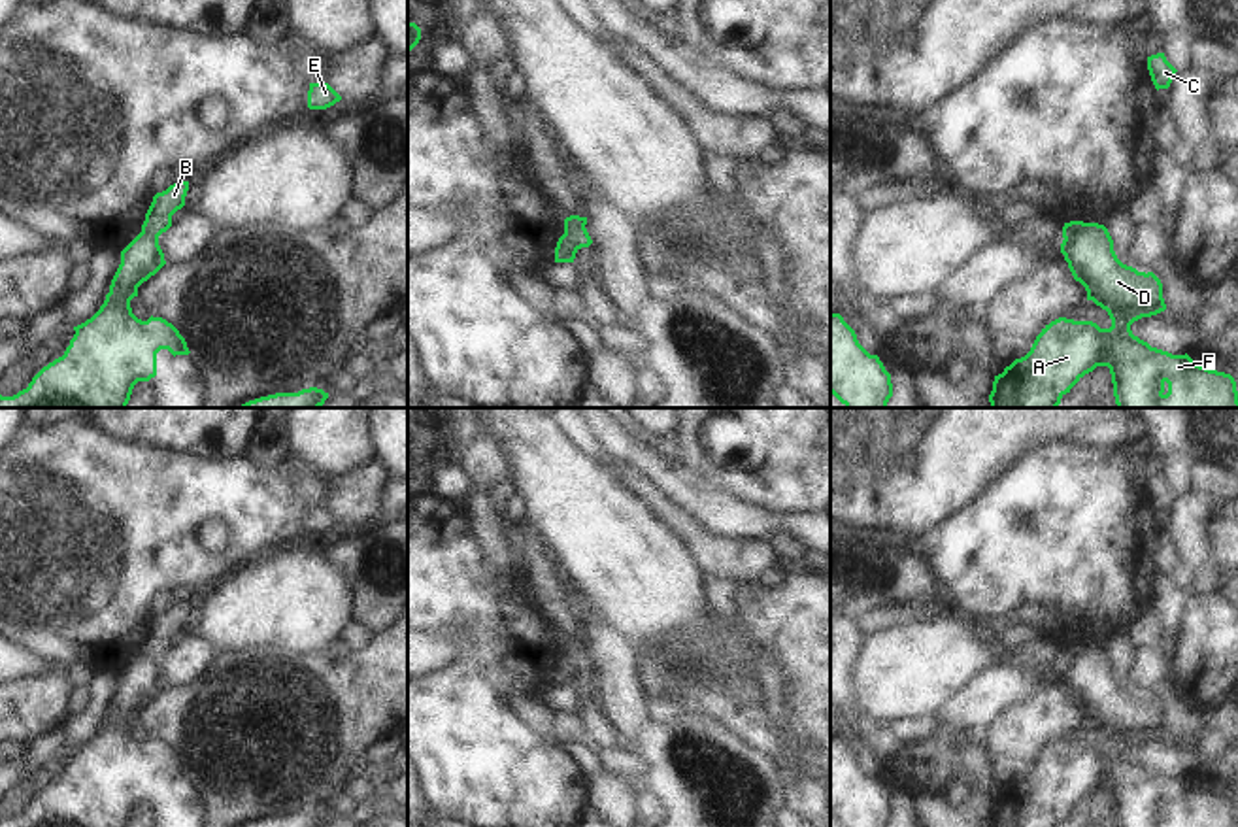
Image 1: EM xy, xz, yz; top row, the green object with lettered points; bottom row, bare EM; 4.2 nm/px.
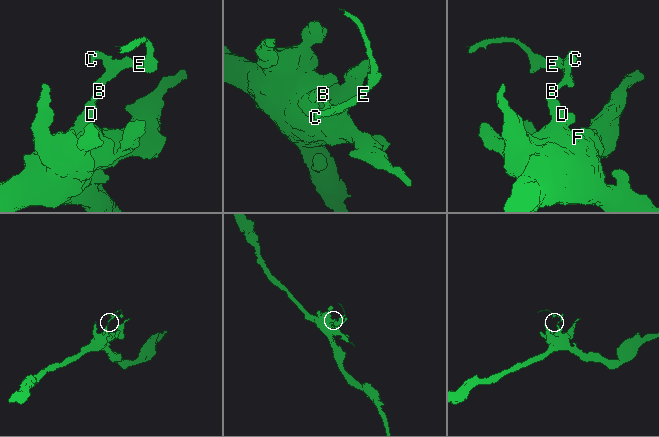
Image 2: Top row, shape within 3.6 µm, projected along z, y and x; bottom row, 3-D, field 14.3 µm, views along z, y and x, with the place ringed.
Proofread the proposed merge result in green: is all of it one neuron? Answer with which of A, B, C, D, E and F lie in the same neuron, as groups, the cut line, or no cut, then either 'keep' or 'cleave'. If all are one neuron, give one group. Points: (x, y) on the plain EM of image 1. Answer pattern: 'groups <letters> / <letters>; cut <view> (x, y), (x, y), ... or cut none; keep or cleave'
groups A D F / B C E; cut yz (1086, 646), (1065, 663); cleave

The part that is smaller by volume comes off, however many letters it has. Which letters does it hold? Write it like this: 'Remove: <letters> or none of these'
Remove: B, C, E

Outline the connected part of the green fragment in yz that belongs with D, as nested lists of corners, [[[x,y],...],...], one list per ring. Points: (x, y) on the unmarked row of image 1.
[[[1085,646],[1074,661],[1062,663],[1061,676],[1064,678],[1074,702],[1085,710],[1087,723],[1093,723],[1108,734],[1112,750],[1100,751],[1093,744],[1074,744],[1066,740],[1051,744],[1036,759],[1025,780],[1015,782],[1002,797],[995,799],[993,814],[989,818],[991,827],[1061,827],[1061,821],[1096,789],[1110,791],[1115,827],[1238,827],[1236,804],[1230,797],[1200,789],[1187,776],[1172,778],[1151,770],[1132,757],[1130,748],[1134,744],[1166,733],[1163,706],[1153,695],[1146,697],[1123,687],[1113,674],[1113,663],[1104,648]]]

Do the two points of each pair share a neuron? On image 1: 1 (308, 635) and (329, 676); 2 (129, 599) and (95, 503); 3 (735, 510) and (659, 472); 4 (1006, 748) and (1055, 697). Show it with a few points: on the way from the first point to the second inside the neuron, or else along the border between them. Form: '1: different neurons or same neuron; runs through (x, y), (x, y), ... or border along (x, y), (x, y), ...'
1: different neurons; border along (274, 648), (293, 654), (323, 654)
2: same neuron; runs through (104, 574), (97, 563), (95, 527)
3: same neuron; runs through (716, 505), (678, 480)
4: same neuron; runs through (1020, 735), (1044, 710)

